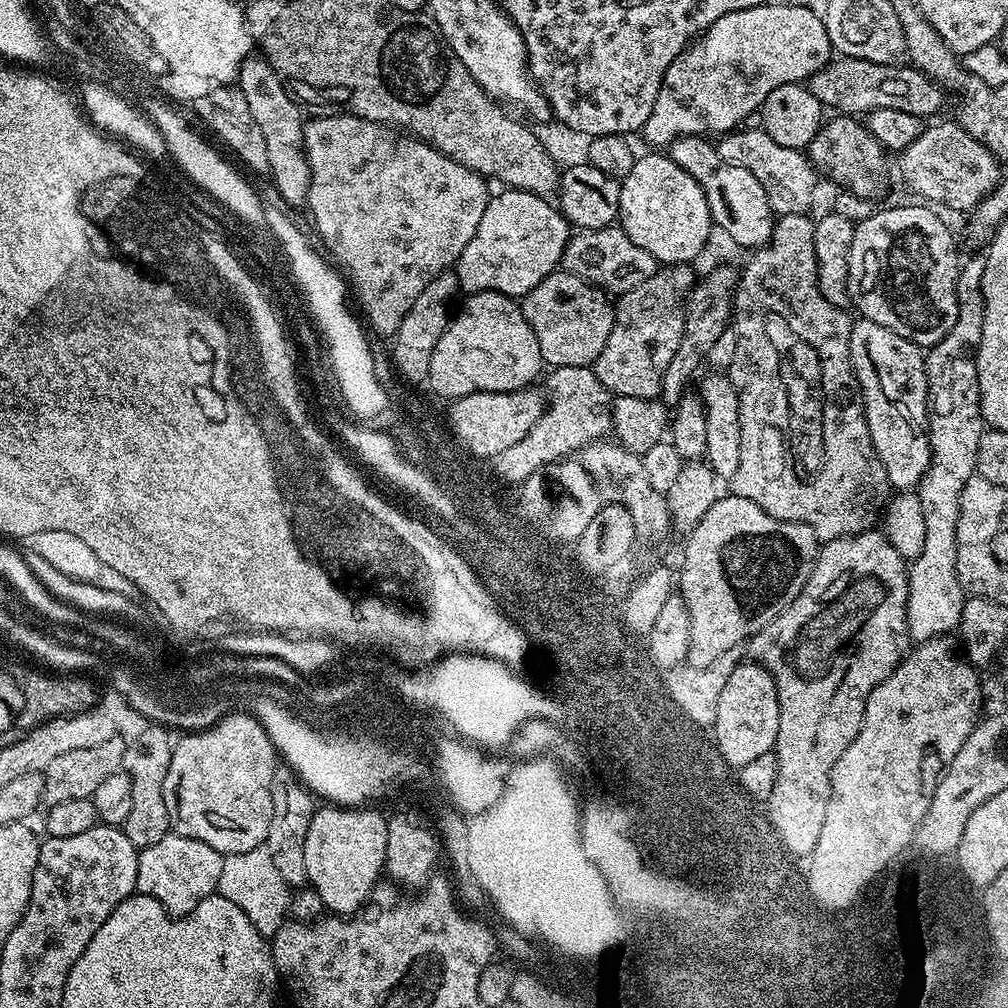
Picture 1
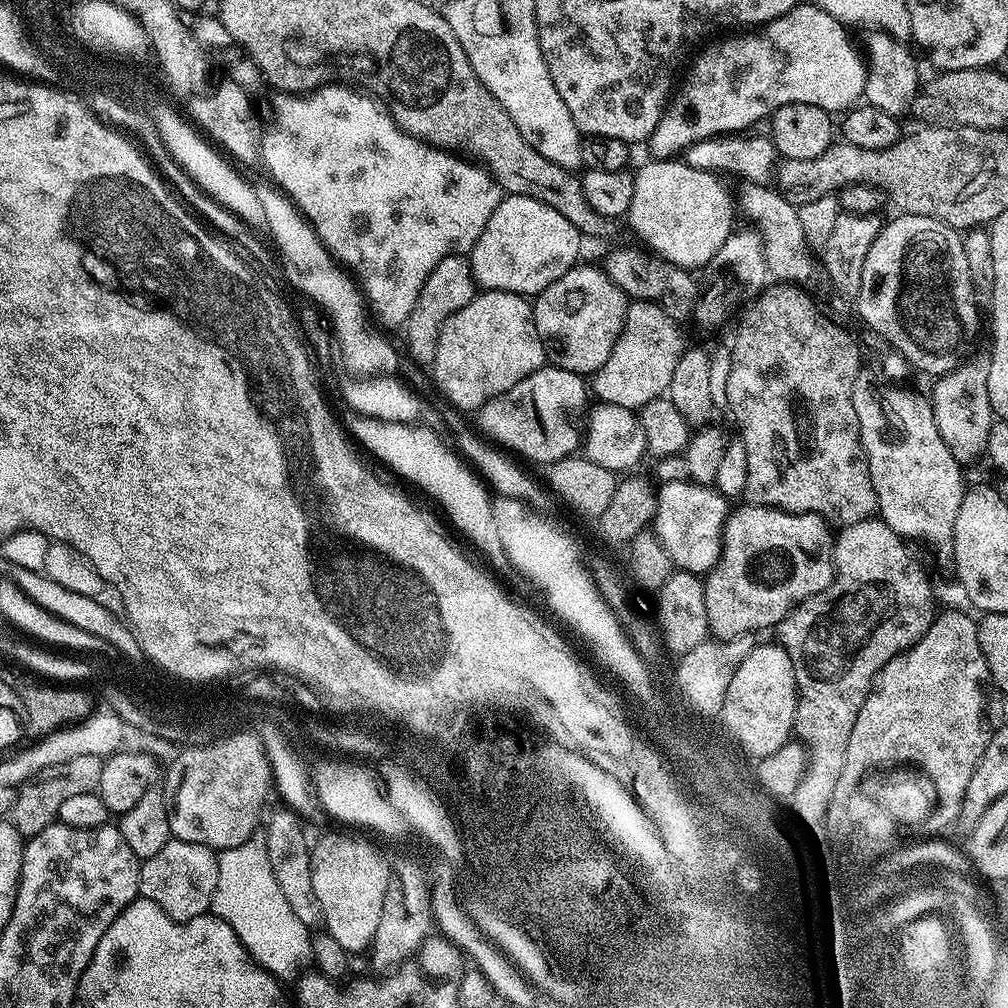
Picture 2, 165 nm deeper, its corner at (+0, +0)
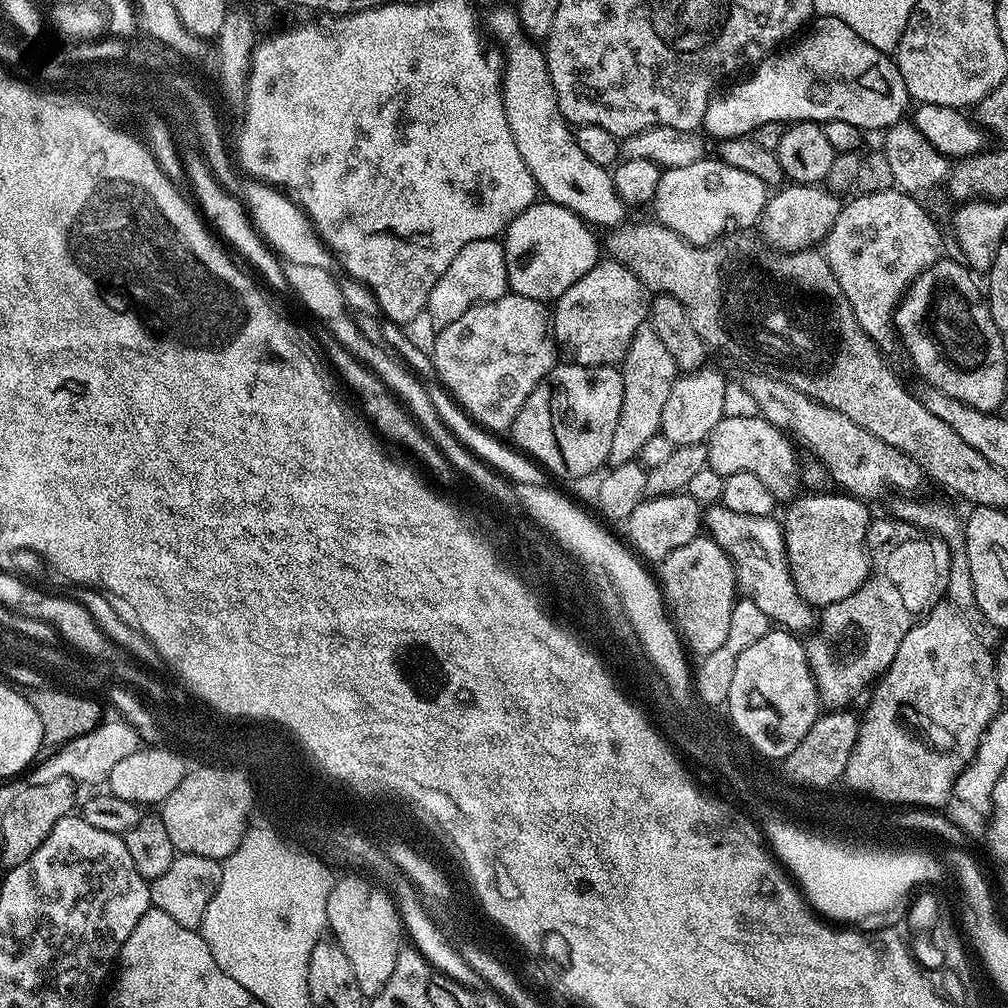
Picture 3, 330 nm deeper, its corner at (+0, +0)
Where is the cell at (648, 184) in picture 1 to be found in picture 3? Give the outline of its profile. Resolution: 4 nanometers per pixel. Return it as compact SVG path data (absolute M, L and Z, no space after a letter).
M705 158L690 166L661 171L654 201L655 219L688 243L707 246L729 231L728 224L741 224L744 230L751 224L753 227L764 213L769 195L769 189L754 174L734 170L719 158Z

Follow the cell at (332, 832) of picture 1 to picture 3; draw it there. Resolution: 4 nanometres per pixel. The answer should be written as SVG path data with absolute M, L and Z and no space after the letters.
M352 874L356 876L344 876L335 881L333 883L332 889L330 890L330 898L328 899L331 903L331 908L329 908L329 924L332 927L331 935L334 937L336 943L342 946L342 950L346 954L346 958L350 958L350 966L354 966L354 978L358 978L358 986L362 990L362 994L366 998L371 998L383 990L383 988L387 984L387 979L390 978L390 974L394 971L394 964L398 959L398 954L402 947L402 941L400 941L400 936L402 940L402 921L400 919L400 914L397 912L396 902L393 900L392 896L389 895L387 891L379 883L373 882L371 879L366 878L363 880L363 875L360 874Z

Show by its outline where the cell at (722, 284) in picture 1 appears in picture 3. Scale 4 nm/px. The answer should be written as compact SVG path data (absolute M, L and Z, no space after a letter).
M789 183L789 188L781 187L781 192L773 191L769 195L764 213L758 221L758 229L764 237L763 243L772 250L794 252L812 250L828 237L842 207L842 200L835 192L829 192L820 186L805 186Z

